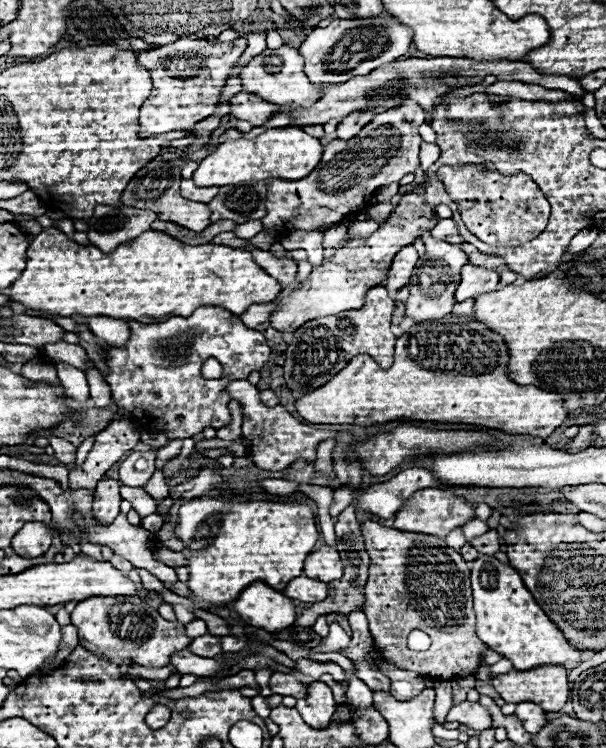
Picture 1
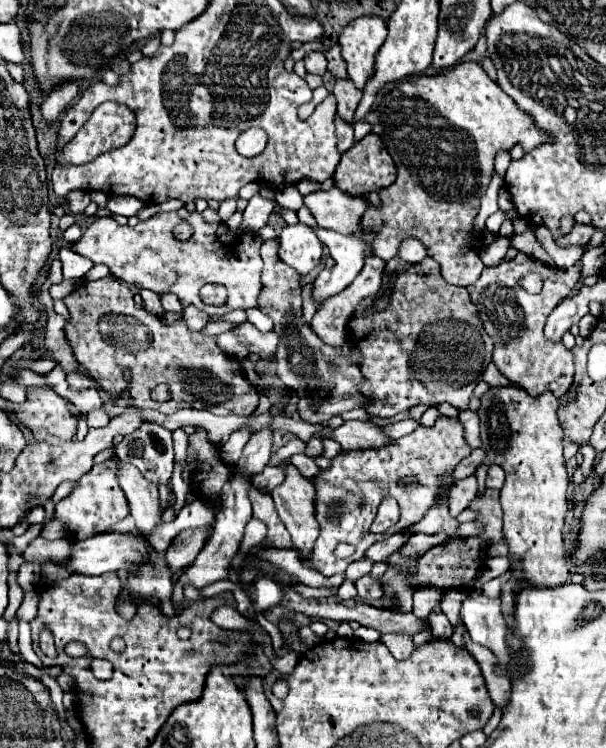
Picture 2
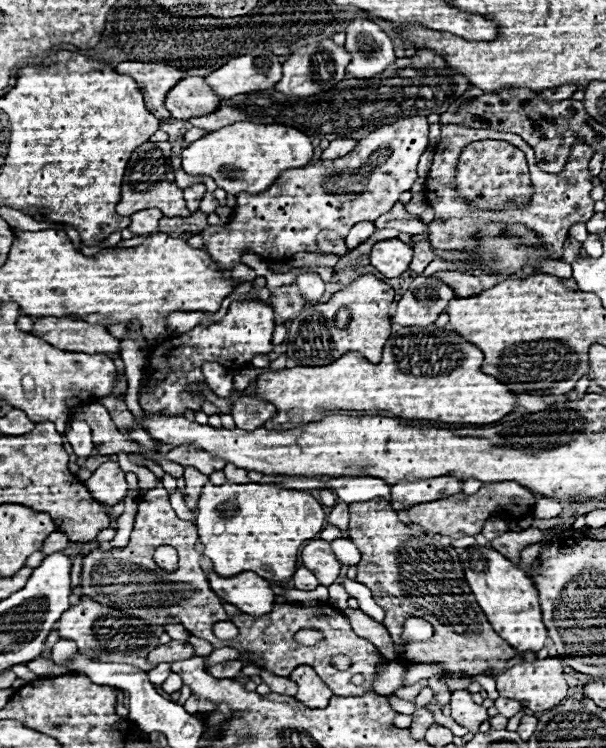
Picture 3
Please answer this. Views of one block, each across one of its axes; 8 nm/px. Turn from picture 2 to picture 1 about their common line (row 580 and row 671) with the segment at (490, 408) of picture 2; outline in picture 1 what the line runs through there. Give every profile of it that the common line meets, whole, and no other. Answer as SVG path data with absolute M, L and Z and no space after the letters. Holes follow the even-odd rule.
M540 666L540 668L532 668L532 670L522 670L522 672L510 670L506 674L492 678L492 686L506 702L520 704L520 702L534 700L534 704L540 704L546 712L560 712L570 696L566 676L568 676L568 670L564 670L560 666Z

